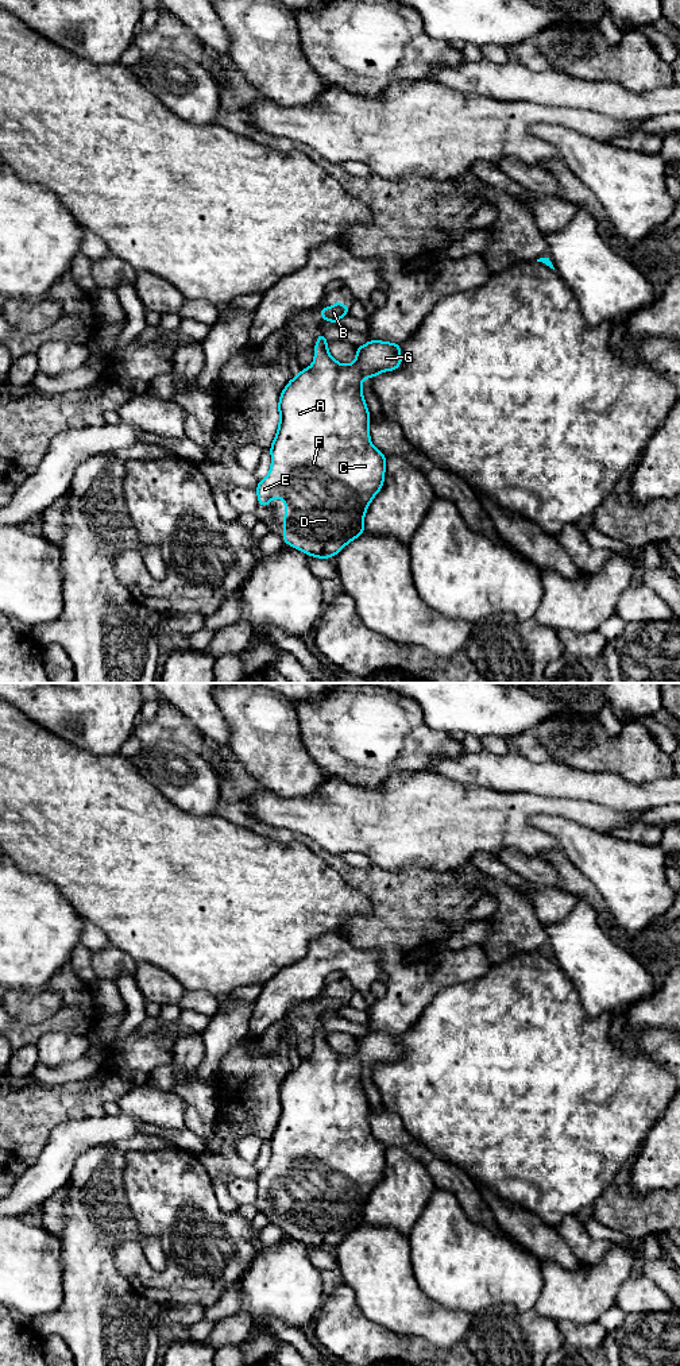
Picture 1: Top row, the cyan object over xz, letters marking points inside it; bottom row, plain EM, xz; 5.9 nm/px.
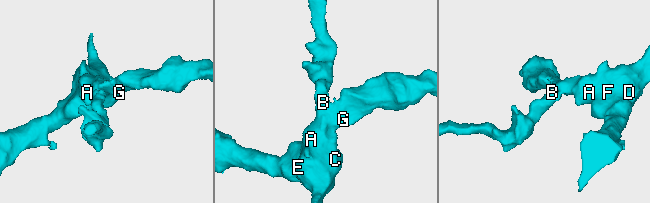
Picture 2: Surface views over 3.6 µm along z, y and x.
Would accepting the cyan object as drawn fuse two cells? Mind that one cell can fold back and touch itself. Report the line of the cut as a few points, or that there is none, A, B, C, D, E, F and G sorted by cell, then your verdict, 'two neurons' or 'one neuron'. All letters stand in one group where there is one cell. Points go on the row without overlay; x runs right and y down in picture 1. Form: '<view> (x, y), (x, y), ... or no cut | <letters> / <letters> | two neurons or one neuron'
xz (317, 1030), (325, 1033) | A C D E F G / B | two neurons

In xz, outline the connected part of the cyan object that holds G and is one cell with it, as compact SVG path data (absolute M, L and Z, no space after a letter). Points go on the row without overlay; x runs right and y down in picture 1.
M317 1031L312 1057L302 1060L282 1081L278 1093L278 1123L270 1138L271 1158L268 1166L258 1173L256 1185L259 1197L268 1197L274 1189L285 1192L285 1209L281 1213L285 1224L281 1230L291 1239L325 1251L337 1247L348 1234L364 1224L367 1199L385 1173L386 1147L371 1134L368 1122L371 1108L362 1073L379 1064L394 1062L401 1056L401 1035L368 1031L356 1039L356 1050L351 1056L341 1056L331 1047L328 1033Z

